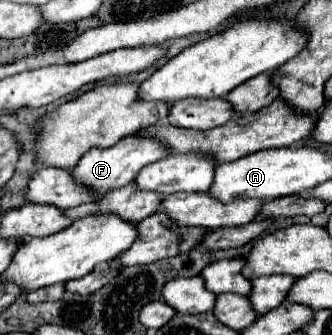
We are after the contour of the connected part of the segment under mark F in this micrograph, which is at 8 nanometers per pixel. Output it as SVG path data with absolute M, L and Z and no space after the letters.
M126 137L122 141L118 141L116 145L108 147L108 149L90 149L80 161L78 165L72 169L72 177L78 185L84 185L90 191L96 191L98 195L106 195L108 191L114 191L118 187L128 185L130 181L134 181L134 177L138 175L138 171L162 157L166 157L168 151L166 147L162 147L162 143L154 141L154 139L142 139L142 137Z

